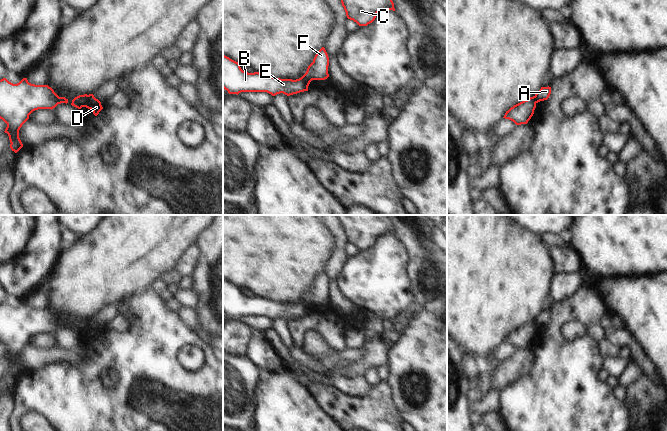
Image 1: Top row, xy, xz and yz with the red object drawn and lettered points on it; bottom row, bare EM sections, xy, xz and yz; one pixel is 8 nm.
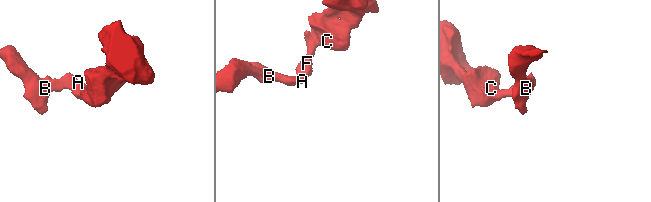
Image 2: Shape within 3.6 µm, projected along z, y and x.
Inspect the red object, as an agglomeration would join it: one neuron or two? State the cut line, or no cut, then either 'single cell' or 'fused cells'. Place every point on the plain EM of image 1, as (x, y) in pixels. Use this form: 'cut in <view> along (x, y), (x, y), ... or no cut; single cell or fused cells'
cut in xy along (88, 319), (85, 326), (78, 332); fused cells

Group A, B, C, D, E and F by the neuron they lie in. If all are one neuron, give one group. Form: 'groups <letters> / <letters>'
groups A B E / C D F

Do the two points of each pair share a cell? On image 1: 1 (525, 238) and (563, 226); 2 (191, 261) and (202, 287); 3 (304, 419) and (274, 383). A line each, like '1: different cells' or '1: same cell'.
1: different cells
2: different cells
3: same cell

